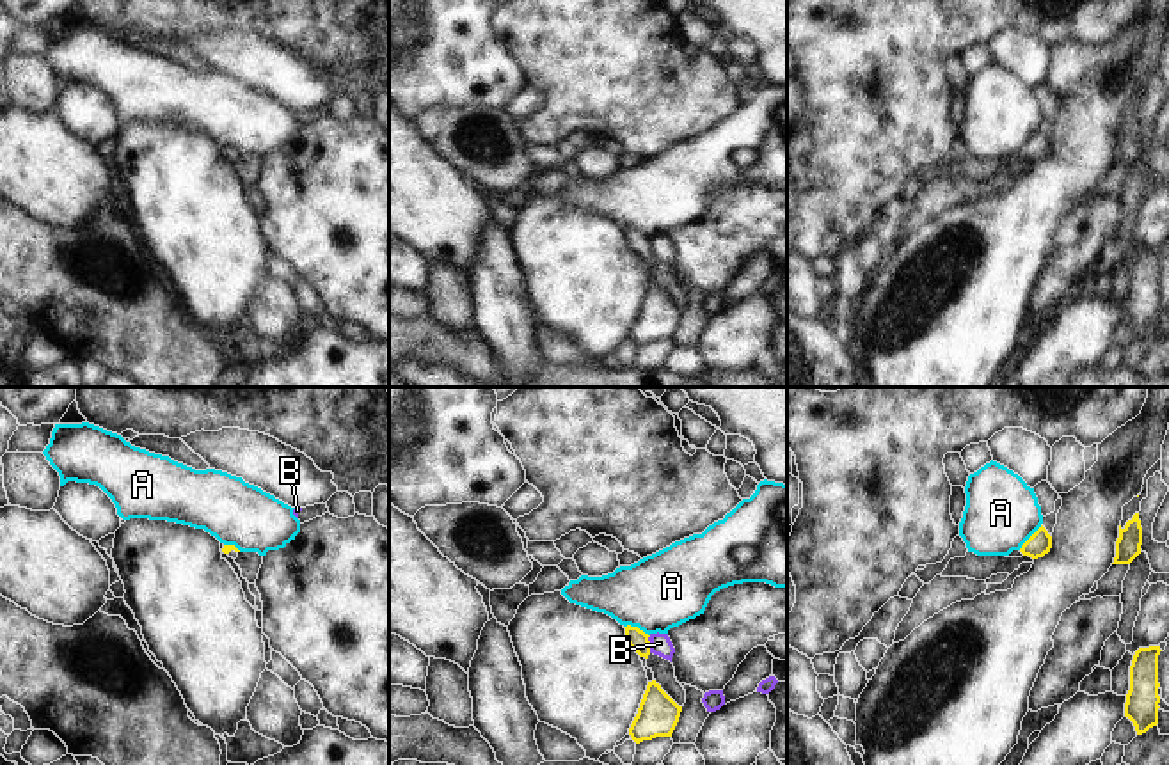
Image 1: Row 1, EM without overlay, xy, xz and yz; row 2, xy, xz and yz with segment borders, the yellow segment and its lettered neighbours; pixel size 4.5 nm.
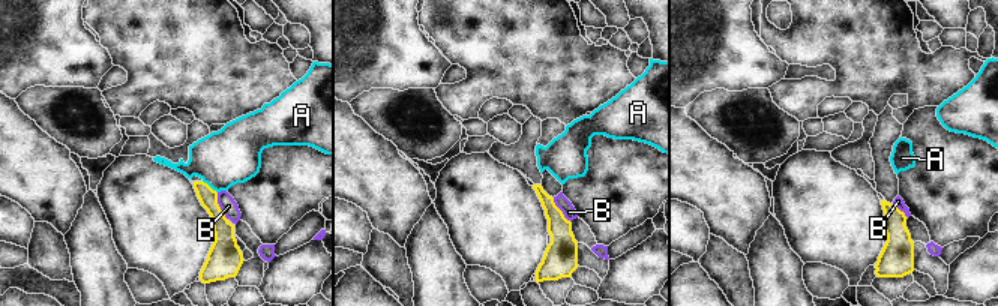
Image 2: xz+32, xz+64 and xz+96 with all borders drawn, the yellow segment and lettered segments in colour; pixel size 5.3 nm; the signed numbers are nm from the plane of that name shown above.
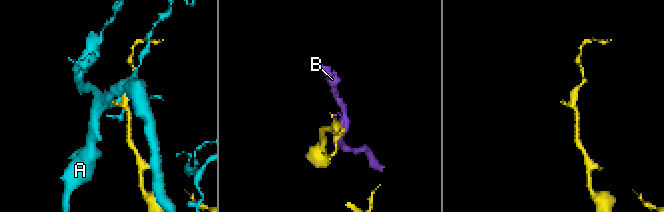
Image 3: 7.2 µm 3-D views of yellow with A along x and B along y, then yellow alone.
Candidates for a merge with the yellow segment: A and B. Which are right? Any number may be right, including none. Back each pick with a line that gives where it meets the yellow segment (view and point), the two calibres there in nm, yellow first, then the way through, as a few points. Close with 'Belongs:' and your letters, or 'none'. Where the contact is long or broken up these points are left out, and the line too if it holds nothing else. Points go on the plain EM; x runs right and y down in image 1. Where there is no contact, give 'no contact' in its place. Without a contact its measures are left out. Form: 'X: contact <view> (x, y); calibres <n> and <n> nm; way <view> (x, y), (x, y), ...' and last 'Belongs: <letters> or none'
Belongs: none

